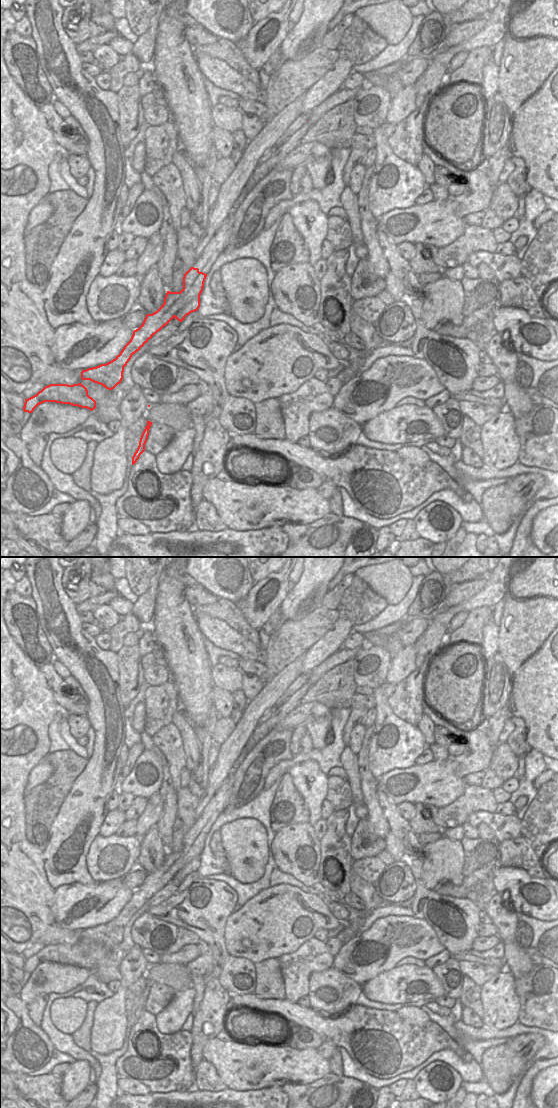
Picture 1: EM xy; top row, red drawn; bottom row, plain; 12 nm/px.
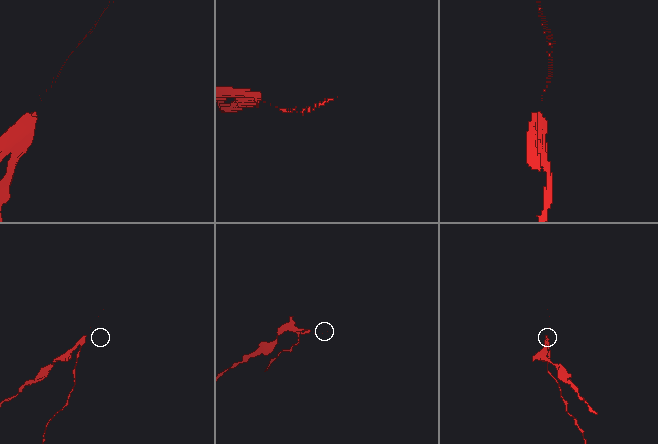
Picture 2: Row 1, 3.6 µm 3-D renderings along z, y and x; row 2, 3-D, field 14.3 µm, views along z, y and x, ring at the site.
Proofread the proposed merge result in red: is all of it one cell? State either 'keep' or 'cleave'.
cleave

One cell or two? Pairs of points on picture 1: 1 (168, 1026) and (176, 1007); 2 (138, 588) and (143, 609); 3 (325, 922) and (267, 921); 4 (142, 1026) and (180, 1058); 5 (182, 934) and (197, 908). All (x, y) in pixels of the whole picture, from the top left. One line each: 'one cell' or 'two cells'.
1: one cell
2: two cells
3: one cell
4: one cell
5: two cells

